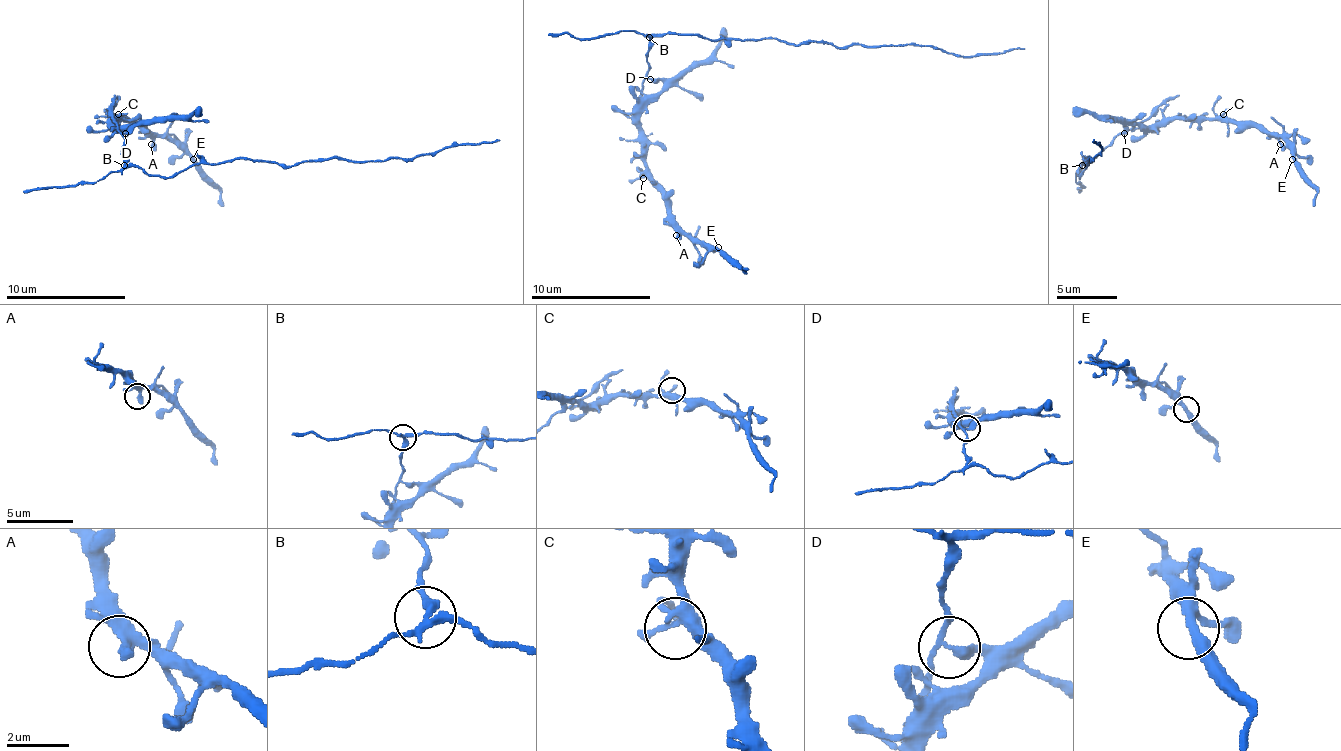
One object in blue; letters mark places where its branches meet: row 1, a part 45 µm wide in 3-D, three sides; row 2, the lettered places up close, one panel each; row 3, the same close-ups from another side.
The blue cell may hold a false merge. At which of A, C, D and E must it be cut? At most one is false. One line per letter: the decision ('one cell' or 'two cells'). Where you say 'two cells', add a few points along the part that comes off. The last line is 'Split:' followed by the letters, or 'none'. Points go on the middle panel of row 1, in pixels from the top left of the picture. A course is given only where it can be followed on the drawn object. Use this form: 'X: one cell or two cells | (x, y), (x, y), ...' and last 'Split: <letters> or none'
A: one cell
C: one cell
D: two cells | (649, 79), (646, 52), (667, 34), (835, 46), (919, 43), (964, 55), (1024, 49)
E: one cell
Split: D

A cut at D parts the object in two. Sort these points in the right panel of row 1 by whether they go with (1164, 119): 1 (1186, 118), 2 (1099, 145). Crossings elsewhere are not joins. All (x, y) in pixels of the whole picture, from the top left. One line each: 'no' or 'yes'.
1: yes
2: no

